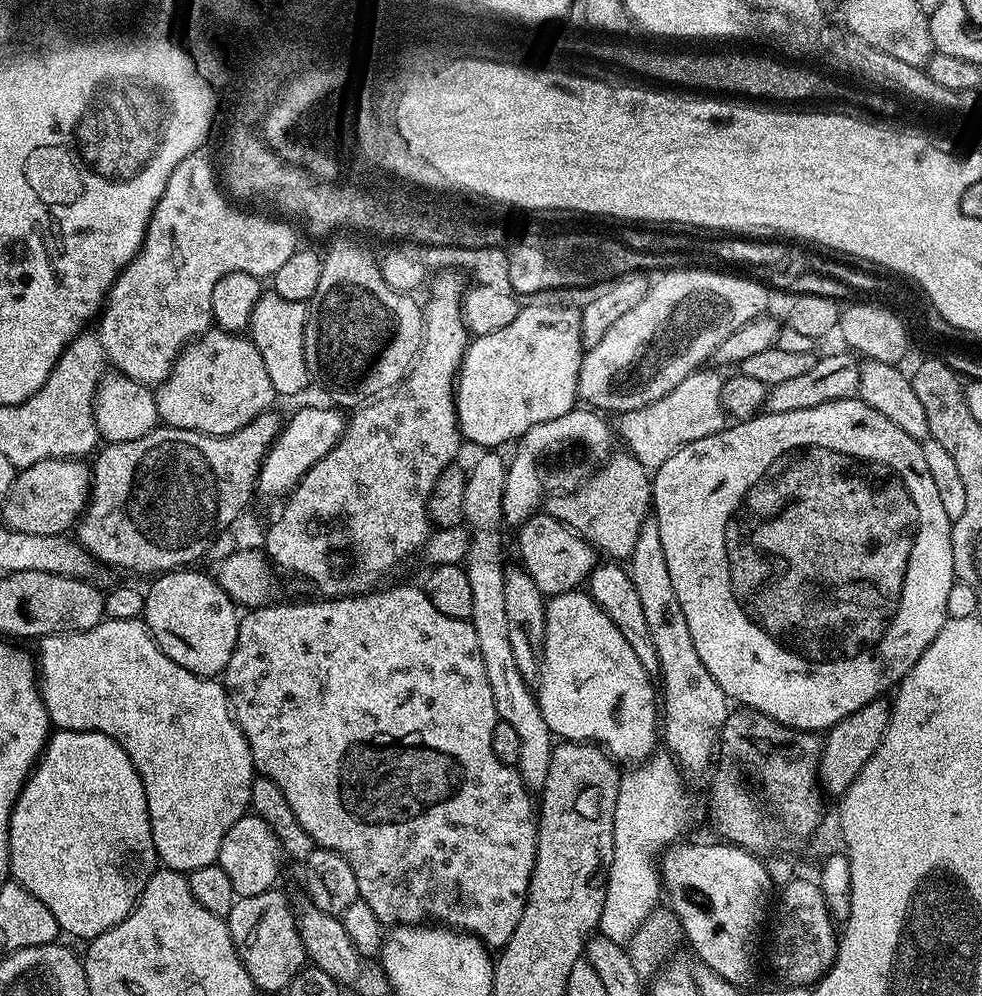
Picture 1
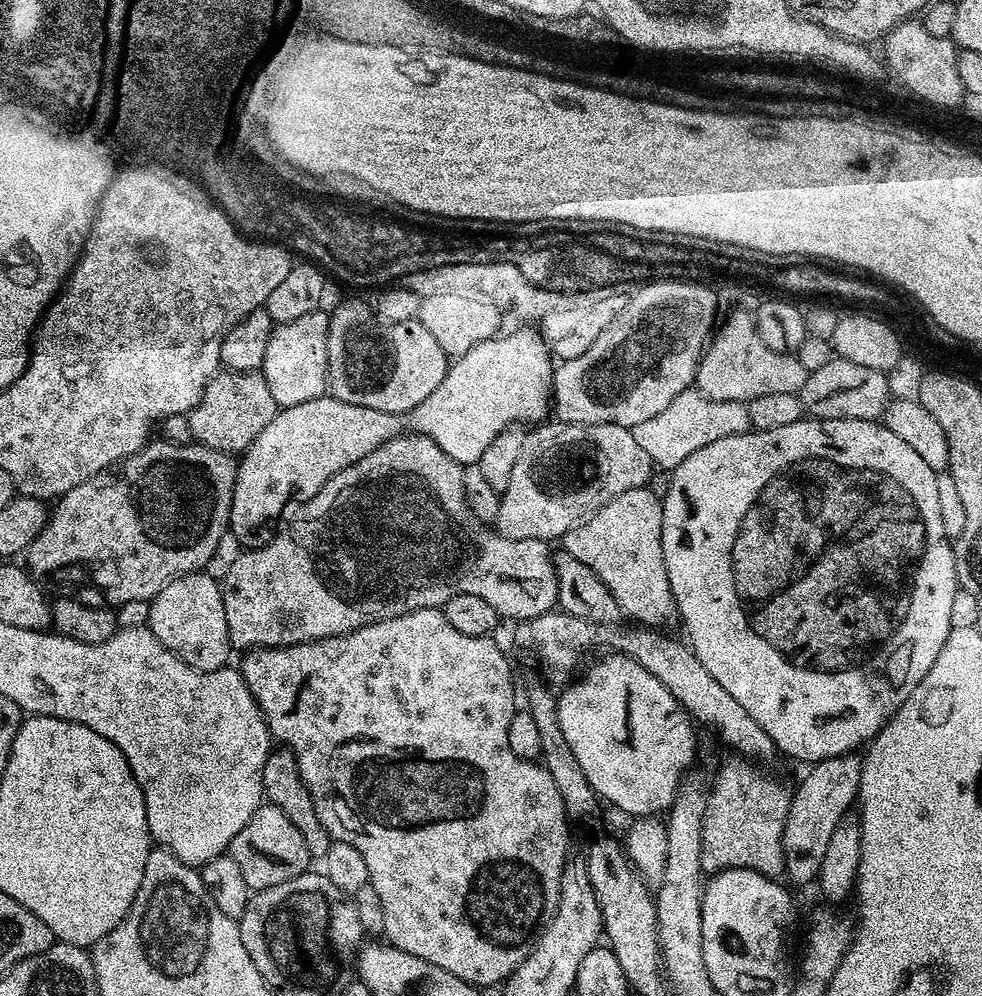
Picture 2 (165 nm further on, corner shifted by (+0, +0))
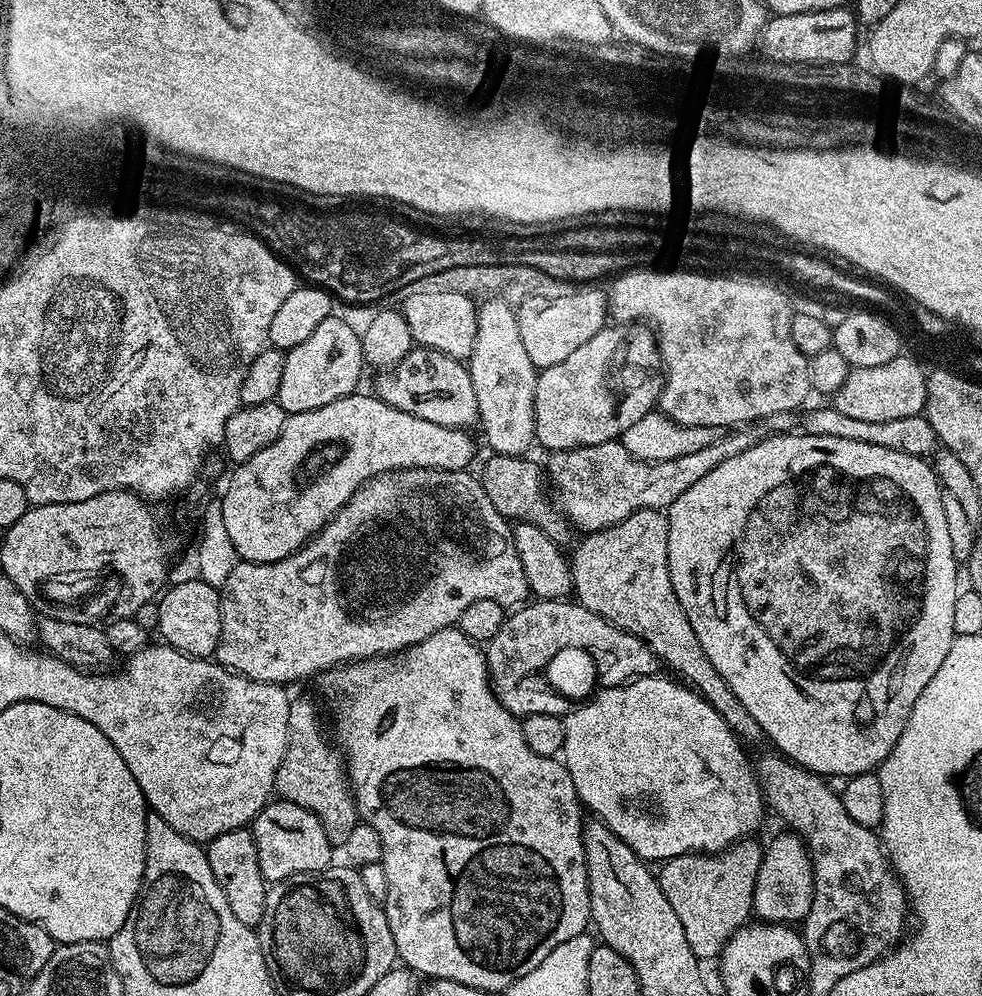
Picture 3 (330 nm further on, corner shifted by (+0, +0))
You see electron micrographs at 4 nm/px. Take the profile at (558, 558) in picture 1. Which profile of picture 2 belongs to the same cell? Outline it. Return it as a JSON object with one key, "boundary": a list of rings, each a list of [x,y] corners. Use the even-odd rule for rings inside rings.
{"boundary":[[[419,434],[392,436],[385,444],[366,454],[366,458],[362,458],[354,466],[346,466],[346,470],[334,474],[334,478],[325,482],[322,490],[314,494],[314,498],[299,505],[291,516],[276,535],[261,548],[241,551],[238,562],[234,562],[234,566],[230,566],[230,570],[224,575],[222,587],[226,606],[226,630],[233,649],[284,648],[288,644],[305,644],[311,640],[341,636],[367,624],[382,622],[386,618],[401,616],[419,608],[440,608],[455,592],[478,594],[478,598],[483,598],[485,602],[490,602],[490,606],[494,606],[497,617],[509,616],[512,622],[538,618],[557,607],[558,578],[556,568],[552,565],[553,549],[548,549],[551,548],[549,541],[534,538],[525,540],[506,538],[499,536],[487,523],[477,522],[464,501],[464,468],[458,462],[454,462],[450,454],[443,452],[438,442],[434,442],[429,436]]]}

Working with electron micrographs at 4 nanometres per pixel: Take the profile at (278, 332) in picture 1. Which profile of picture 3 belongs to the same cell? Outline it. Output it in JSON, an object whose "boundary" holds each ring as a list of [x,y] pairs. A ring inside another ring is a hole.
{"boundary":[[[333,314],[324,319],[310,338],[298,342],[298,346],[284,352],[284,365],[282,366],[282,384],[278,386],[276,403],[283,406],[285,413],[305,412],[318,410],[318,406],[326,406],[343,396],[351,396],[357,391],[360,384],[360,375],[366,371],[364,351],[360,341],[360,332],[352,329],[339,314]]]}

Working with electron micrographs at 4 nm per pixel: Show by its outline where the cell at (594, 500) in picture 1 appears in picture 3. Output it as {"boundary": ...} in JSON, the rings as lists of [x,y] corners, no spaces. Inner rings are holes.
{"boundary":[[[643,508],[634,514],[630,514],[630,518],[626,518],[622,522],[618,522],[609,528],[603,528],[600,532],[589,532],[583,537],[584,541],[576,548],[576,553],[571,553],[570,563],[572,565],[572,587],[574,589],[575,599],[582,606],[586,606],[590,610],[594,610],[594,614],[598,614],[602,618],[606,618],[614,626],[618,626],[622,630],[626,630],[630,634],[634,634],[640,640],[645,640],[650,646],[650,650],[654,650],[657,656],[665,665],[668,664],[683,681],[686,681],[695,691],[699,692],[704,699],[710,702],[710,706],[714,706],[714,710],[718,710],[718,714],[722,714],[722,718],[728,725],[732,727],[732,731],[737,734],[743,734],[745,737],[761,735],[758,722],[754,722],[754,717],[746,711],[746,706],[742,706],[742,702],[738,702],[738,697],[734,695],[734,690],[730,690],[730,686],[726,686],[726,678],[722,678],[722,674],[718,674],[718,670],[714,670],[714,666],[710,662],[710,658],[706,658],[706,650],[702,650],[702,642],[698,642],[698,634],[694,634],[694,626],[690,626],[690,622],[686,618],[686,610],[682,610],[682,602],[678,602],[678,594],[674,594],[674,582],[670,582],[670,566],[668,565],[668,518],[667,515],[659,508]]]}

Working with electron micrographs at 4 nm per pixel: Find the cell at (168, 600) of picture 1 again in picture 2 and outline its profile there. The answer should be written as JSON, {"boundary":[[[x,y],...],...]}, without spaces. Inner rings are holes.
{"boundary":[[[206,570],[187,572],[184,576],[175,576],[170,583],[162,586],[162,590],[158,590],[158,594],[153,596],[150,601],[150,614],[146,626],[155,634],[158,642],[162,642],[162,646],[166,646],[166,650],[170,650],[182,662],[186,662],[191,668],[199,672],[209,672],[225,667],[229,663],[228,655],[233,655],[234,652],[226,630],[224,589],[221,581],[215,580]]]}

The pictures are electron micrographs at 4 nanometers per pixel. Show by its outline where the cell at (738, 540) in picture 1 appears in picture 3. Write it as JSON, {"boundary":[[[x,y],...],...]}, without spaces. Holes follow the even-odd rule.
{"boundary":[[[768,436],[765,440],[757,439],[742,454],[734,454],[734,458],[726,458],[719,466],[714,466],[710,474],[698,478],[690,490],[678,494],[672,505],[666,509],[668,518],[668,565],[670,566],[670,582],[674,582],[674,594],[678,594],[678,602],[682,602],[682,610],[686,610],[686,618],[690,626],[694,626],[694,634],[698,634],[698,642],[702,642],[702,650],[706,650],[706,658],[710,658],[714,670],[726,678],[726,686],[734,690],[738,702],[746,706],[754,722],[758,722],[761,733],[773,744],[779,755],[789,759],[794,764],[801,764],[807,772],[815,772],[817,776],[833,778],[842,776],[849,778],[861,775],[863,772],[872,772],[879,769],[882,761],[888,758],[891,752],[896,751],[898,738],[904,734],[906,722],[912,719],[912,707],[920,702],[922,690],[930,686],[938,666],[942,666],[946,654],[950,650],[952,641],[957,634],[954,630],[954,602],[958,585],[956,585],[956,567],[958,561],[954,550],[950,550],[950,529],[946,526],[946,510],[942,510],[944,492],[940,480],[936,477],[933,465],[925,457],[914,454],[902,454],[902,450],[888,450],[886,446],[874,446],[871,442],[854,442],[851,438],[834,438],[833,436]]]}

